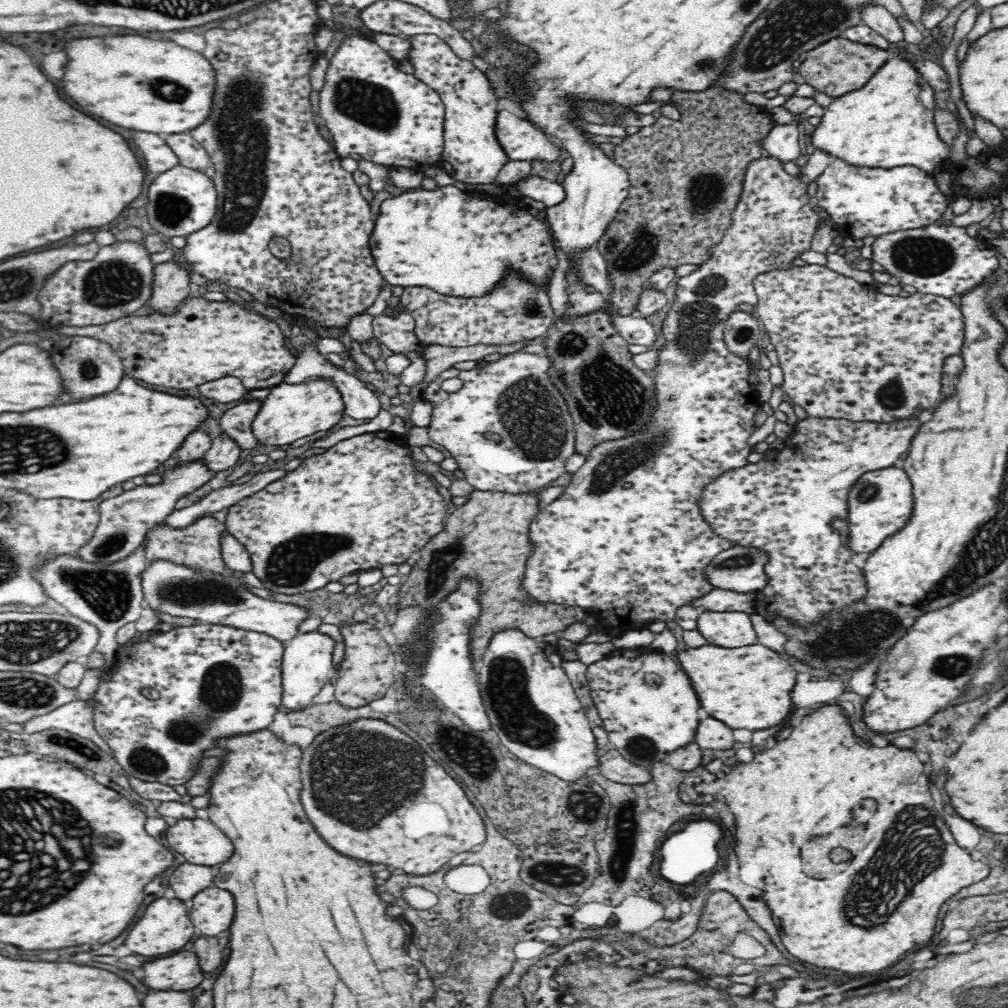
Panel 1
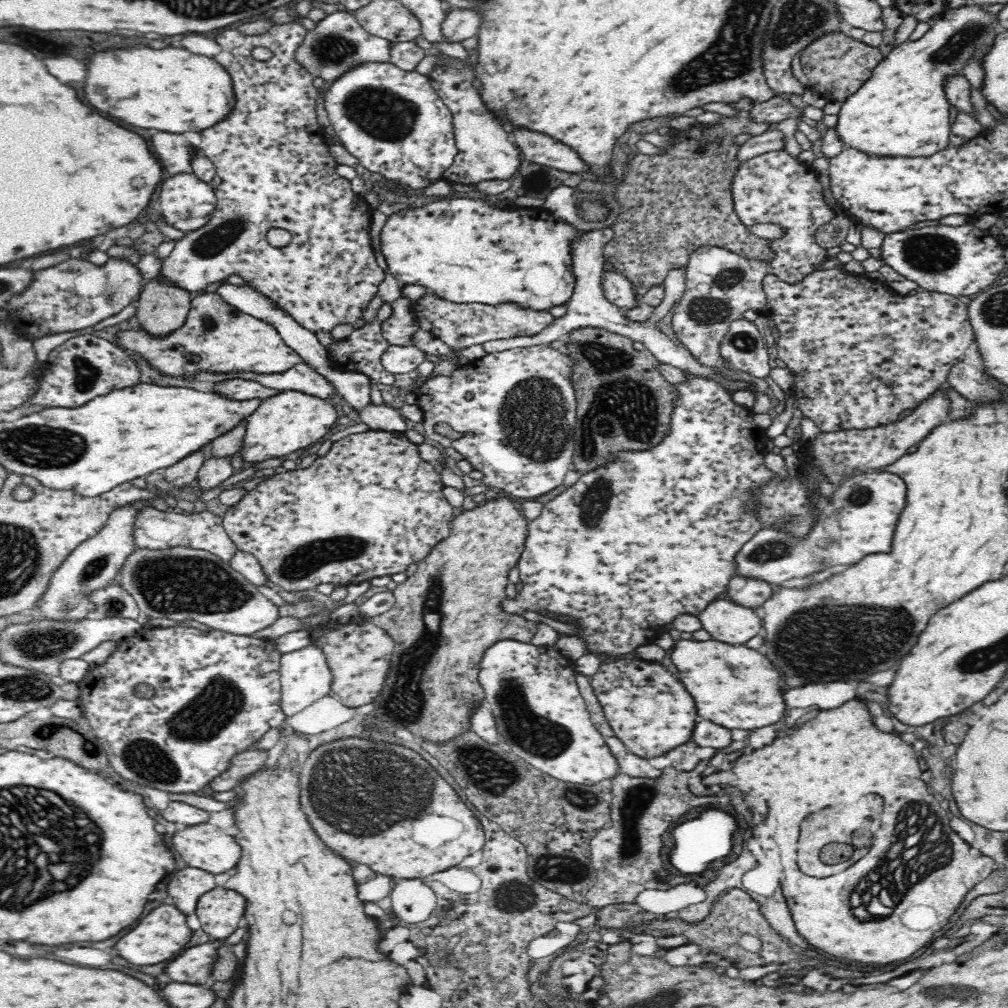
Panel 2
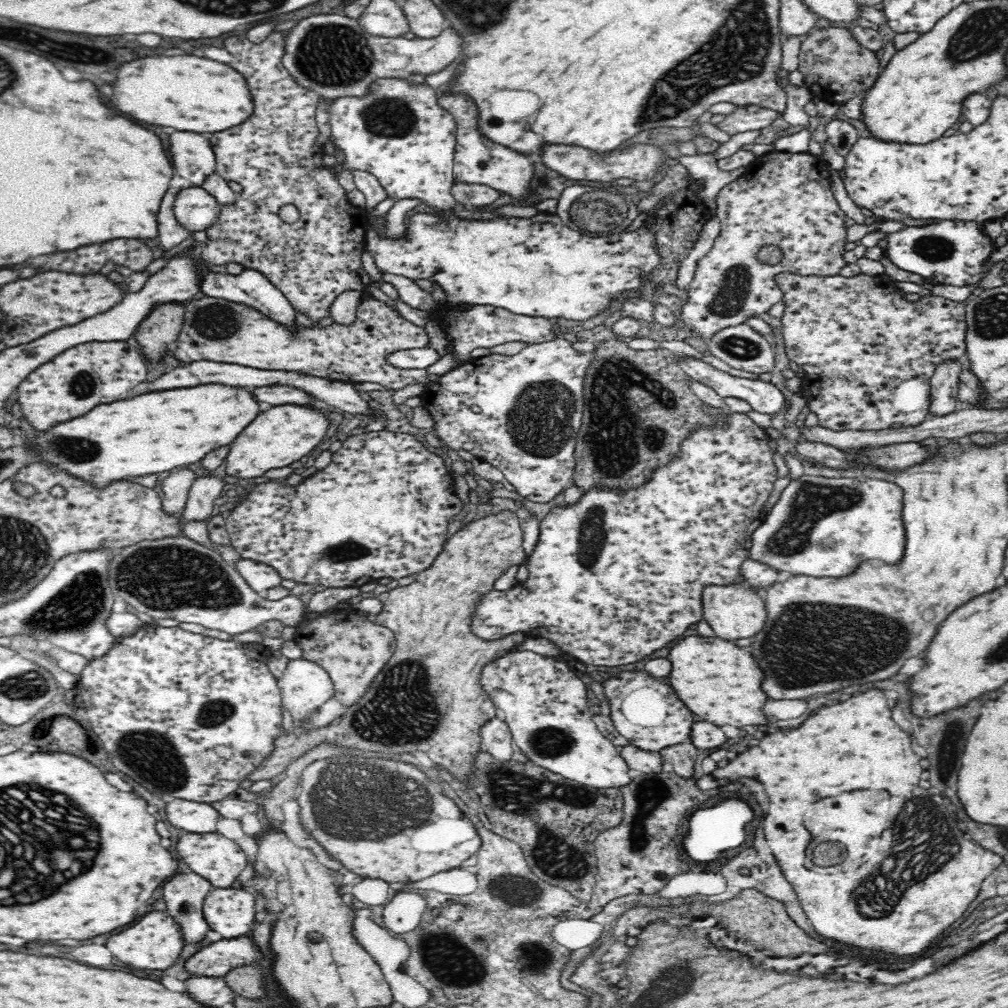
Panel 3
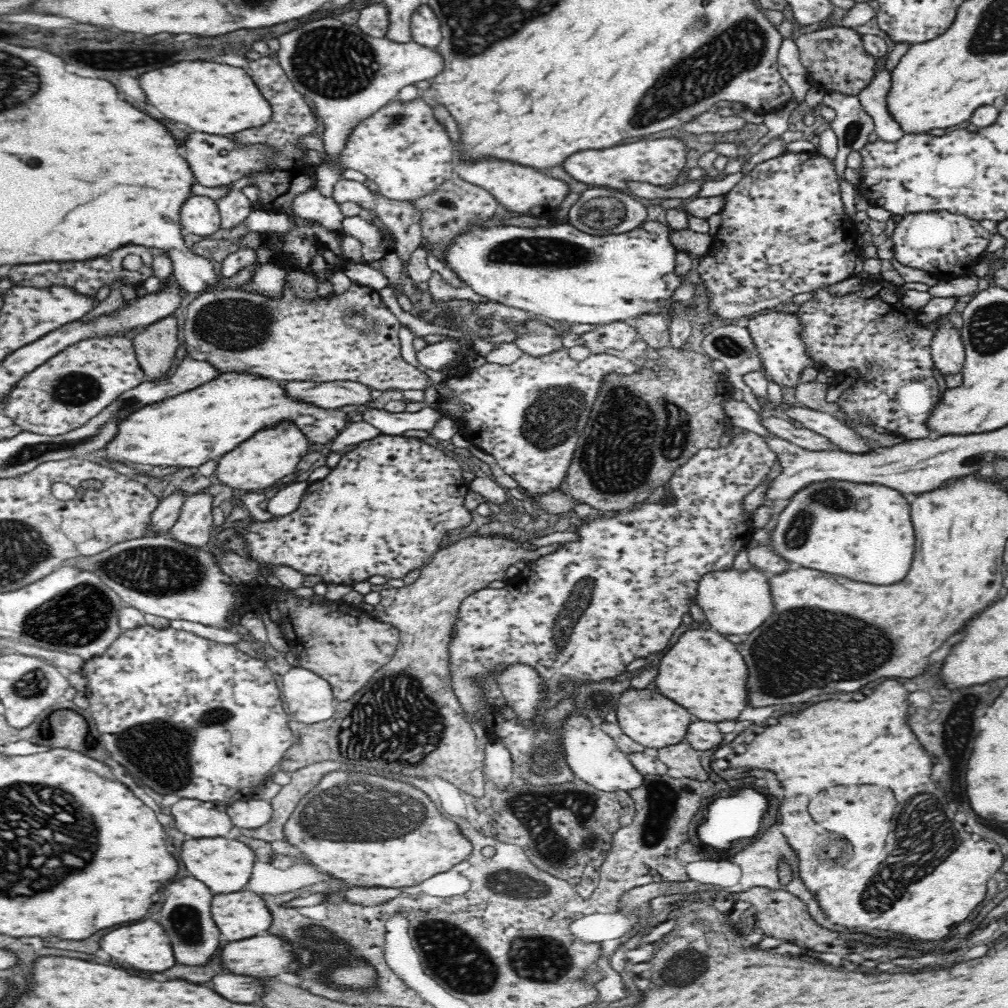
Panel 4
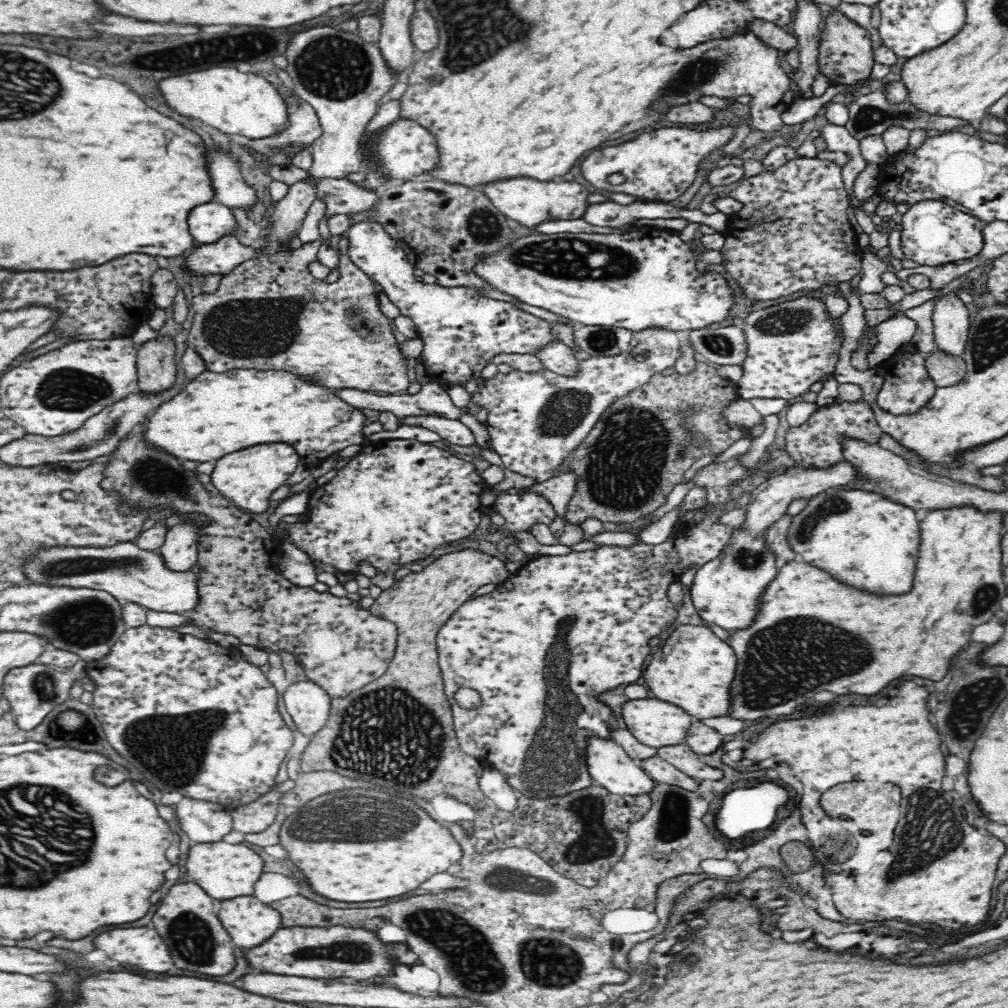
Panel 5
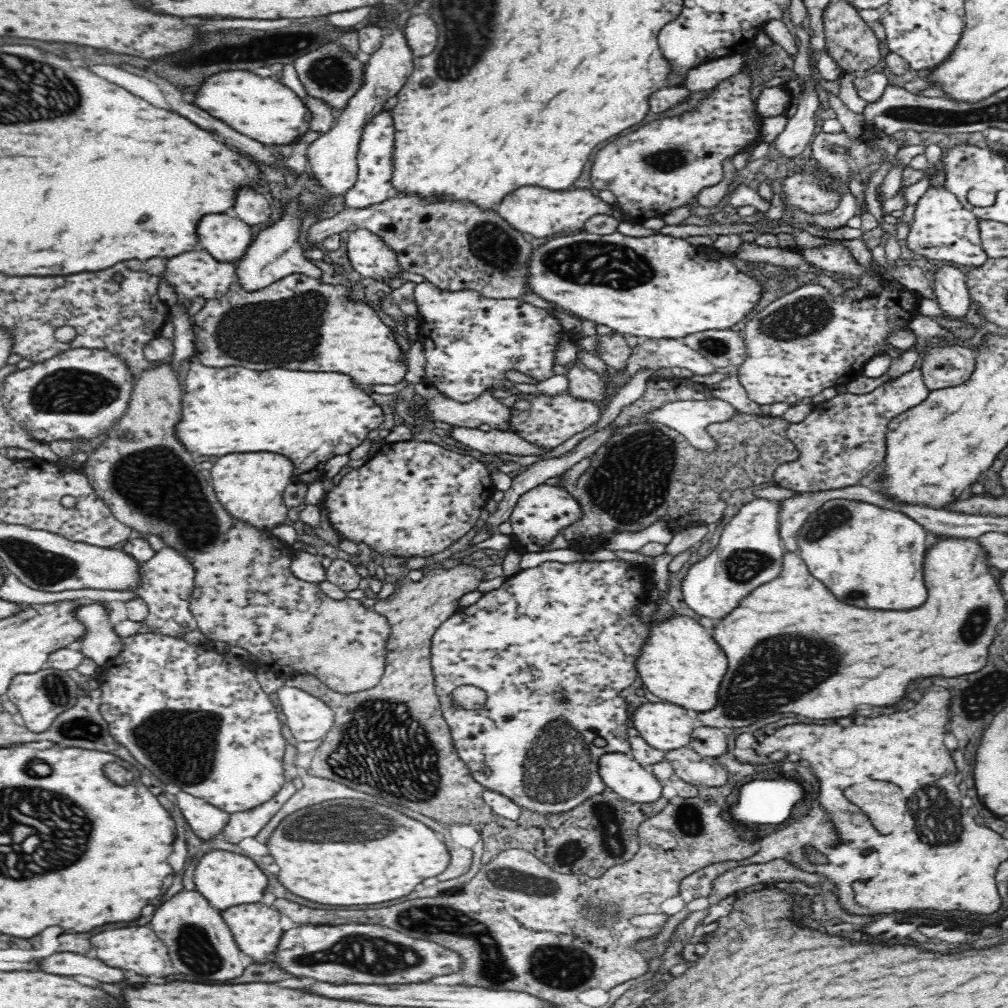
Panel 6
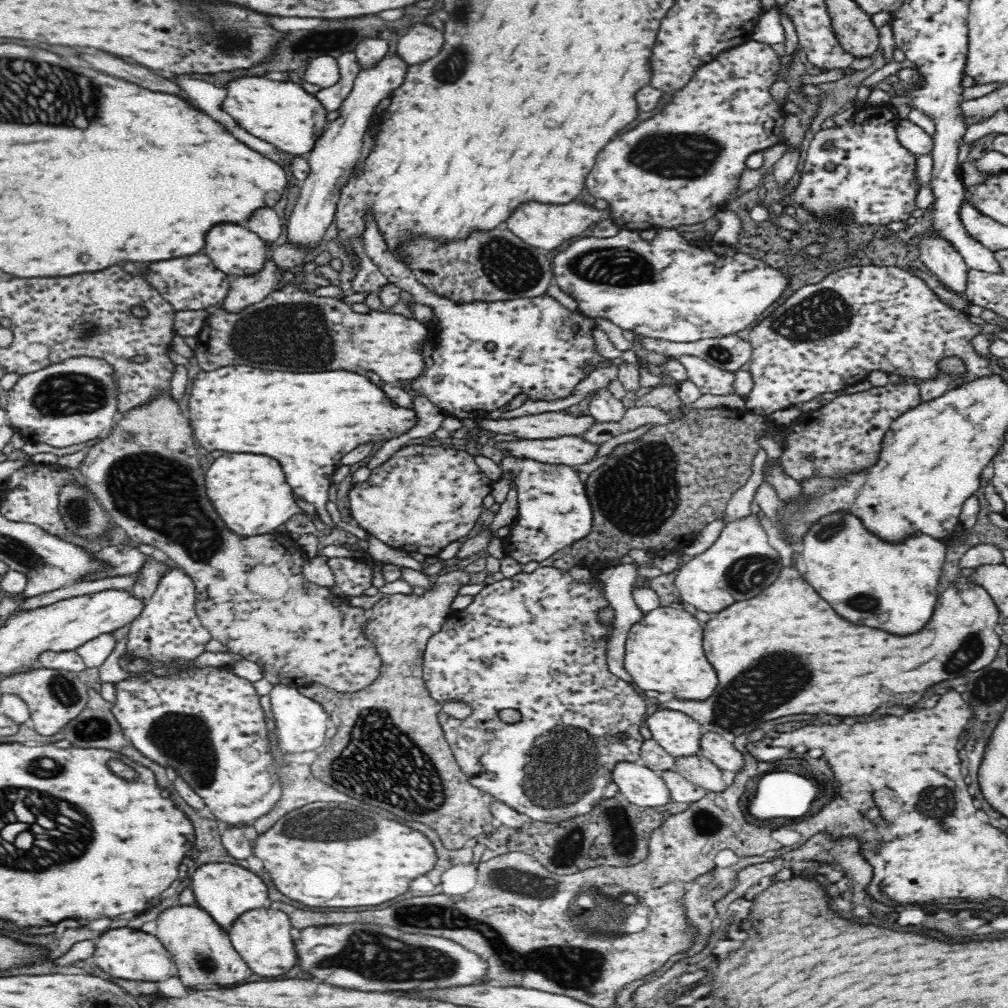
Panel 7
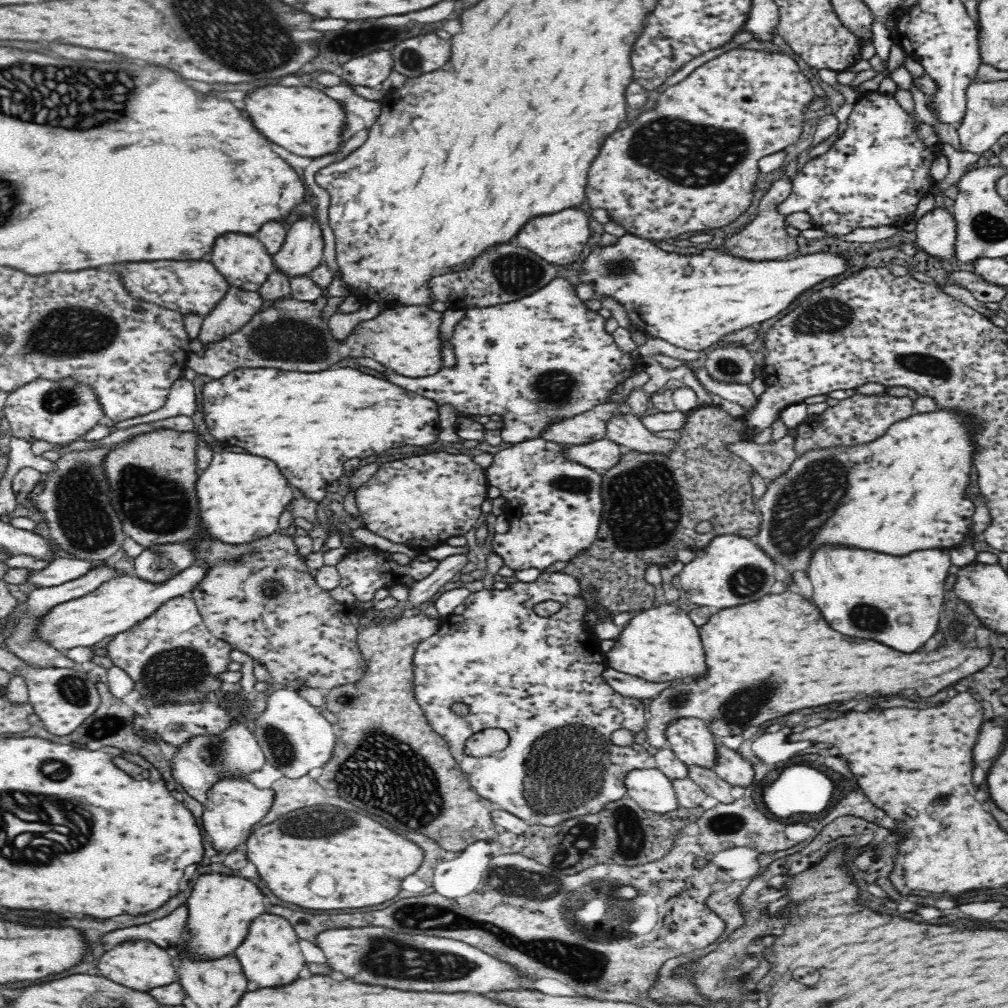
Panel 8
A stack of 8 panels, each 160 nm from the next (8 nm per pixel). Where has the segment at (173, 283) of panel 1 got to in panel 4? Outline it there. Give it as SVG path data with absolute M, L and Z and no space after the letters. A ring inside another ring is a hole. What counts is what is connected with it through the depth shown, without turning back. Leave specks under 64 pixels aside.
M173 315L142 327L133 338L135 353L149 380L162 380L178 350L178 321Z

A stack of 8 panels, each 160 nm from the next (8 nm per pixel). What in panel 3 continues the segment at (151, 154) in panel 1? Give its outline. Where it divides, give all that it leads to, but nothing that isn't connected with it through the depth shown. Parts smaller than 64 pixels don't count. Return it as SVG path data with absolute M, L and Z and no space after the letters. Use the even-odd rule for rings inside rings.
M174 132L168 138L172 164L178 175L191 184L202 186L203 180L215 174L216 158L205 134Z

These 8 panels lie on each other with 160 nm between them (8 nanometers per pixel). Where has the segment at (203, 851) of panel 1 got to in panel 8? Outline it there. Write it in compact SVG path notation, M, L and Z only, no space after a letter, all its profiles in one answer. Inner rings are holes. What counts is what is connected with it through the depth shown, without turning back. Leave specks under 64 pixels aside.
M218 872L204 873L194 884L192 896L188 898L187 930L189 930L189 954L197 958L220 958L226 954L233 954L234 950L240 946L240 942L248 934L248 926L254 918L267 912L267 906L264 905L264 895L258 885L248 878Z

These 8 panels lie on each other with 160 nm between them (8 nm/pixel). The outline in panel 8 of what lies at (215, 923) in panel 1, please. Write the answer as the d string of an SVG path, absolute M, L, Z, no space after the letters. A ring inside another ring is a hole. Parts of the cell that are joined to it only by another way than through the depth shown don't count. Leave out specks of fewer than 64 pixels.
M266 912L250 922L248 934L234 950L234 955L241 963L248 980L256 980L260 986L288 984L296 980L298 972L306 966L298 938L295 928L287 918Z

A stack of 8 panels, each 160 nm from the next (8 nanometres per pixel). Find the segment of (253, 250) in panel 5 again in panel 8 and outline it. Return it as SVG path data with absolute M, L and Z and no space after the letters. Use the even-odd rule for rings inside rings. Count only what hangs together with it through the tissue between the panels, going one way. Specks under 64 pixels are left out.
M205 258L201 260L156 260L122 263L122 266L108 266L116 270L122 282L134 298L153 302L162 308L180 311L182 314L207 315L229 290L229 282Z

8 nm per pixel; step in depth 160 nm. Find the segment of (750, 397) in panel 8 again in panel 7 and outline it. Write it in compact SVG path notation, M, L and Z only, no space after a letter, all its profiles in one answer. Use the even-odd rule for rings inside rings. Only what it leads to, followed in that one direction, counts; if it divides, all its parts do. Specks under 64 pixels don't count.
M678 354L674 357L680 364L688 369L688 379L698 388L702 394L732 394L734 387L734 372L718 368L703 358L691 354Z

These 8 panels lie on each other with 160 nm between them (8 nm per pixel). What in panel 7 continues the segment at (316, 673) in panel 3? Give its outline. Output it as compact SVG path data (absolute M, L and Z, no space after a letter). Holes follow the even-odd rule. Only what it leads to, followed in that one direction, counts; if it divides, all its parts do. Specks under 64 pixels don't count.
M284 684L274 685L271 690L271 708L276 718L276 736L280 741L280 748L287 756L292 752L306 752L314 750L326 742L326 730L330 726L329 714L326 709L315 700L304 696L299 689Z

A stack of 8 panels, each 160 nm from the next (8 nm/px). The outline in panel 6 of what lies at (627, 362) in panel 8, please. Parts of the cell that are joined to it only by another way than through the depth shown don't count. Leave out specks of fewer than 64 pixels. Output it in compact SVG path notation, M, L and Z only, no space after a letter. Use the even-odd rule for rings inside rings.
M390 110L379 112L366 124L358 148L357 181L353 188L344 194L345 206L362 207L379 204L380 201L394 196L394 186L391 179L394 171L394 150L396 150L394 133L394 119ZM367 228L349 230L347 255L357 273L389 285L391 280L403 271L398 263L398 255ZM424 281L416 284L414 302L417 306L421 344L426 358L424 380L433 384L442 394L468 403L488 388L504 388L504 372L520 370L532 378L546 380L552 376L554 352L558 340L566 331L546 309L532 306L520 299L494 299L474 290L441 291L435 284Z

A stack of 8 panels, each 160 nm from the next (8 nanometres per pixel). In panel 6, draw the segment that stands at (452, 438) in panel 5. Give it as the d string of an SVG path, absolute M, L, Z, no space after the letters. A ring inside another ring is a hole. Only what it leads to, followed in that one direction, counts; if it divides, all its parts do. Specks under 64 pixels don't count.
M452 426L448 428L447 434L457 442L484 454L506 452L506 454L518 454L518 456L534 456L545 451L510 431L496 429L482 431L478 428Z

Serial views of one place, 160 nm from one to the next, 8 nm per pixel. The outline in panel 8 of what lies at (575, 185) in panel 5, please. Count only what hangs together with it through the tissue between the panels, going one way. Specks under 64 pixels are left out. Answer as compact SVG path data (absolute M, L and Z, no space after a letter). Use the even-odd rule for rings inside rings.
M564 208L560 212L554 212L552 216L546 214L536 218L538 220L530 220L530 224L522 226L522 232L518 232L518 238L514 242L516 245L535 252L552 265L559 264L572 268L582 261L584 244L590 238L588 214L584 209Z

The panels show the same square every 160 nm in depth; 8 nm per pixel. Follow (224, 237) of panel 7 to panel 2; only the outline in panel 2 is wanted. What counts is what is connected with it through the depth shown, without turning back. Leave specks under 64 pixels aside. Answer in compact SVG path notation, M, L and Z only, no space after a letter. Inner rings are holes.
M193 173L166 176L160 184L159 204L164 221L183 232L204 226L215 211L217 197L210 183L200 180Z

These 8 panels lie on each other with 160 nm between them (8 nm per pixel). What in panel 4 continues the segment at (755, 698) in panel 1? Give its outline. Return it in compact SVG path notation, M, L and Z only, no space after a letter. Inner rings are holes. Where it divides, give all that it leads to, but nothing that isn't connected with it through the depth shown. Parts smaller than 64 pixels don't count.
M712 628L692 629L684 632L676 644L664 654L658 666L660 671L655 678L656 688L666 698L684 706L690 714L698 716L700 720L710 720L710 722L736 720L740 716L740 712L748 706L748 694L746 694L748 668L746 668L746 662L744 662L742 654L736 650L736 646L730 640L726 640L726 636L719 634Z

